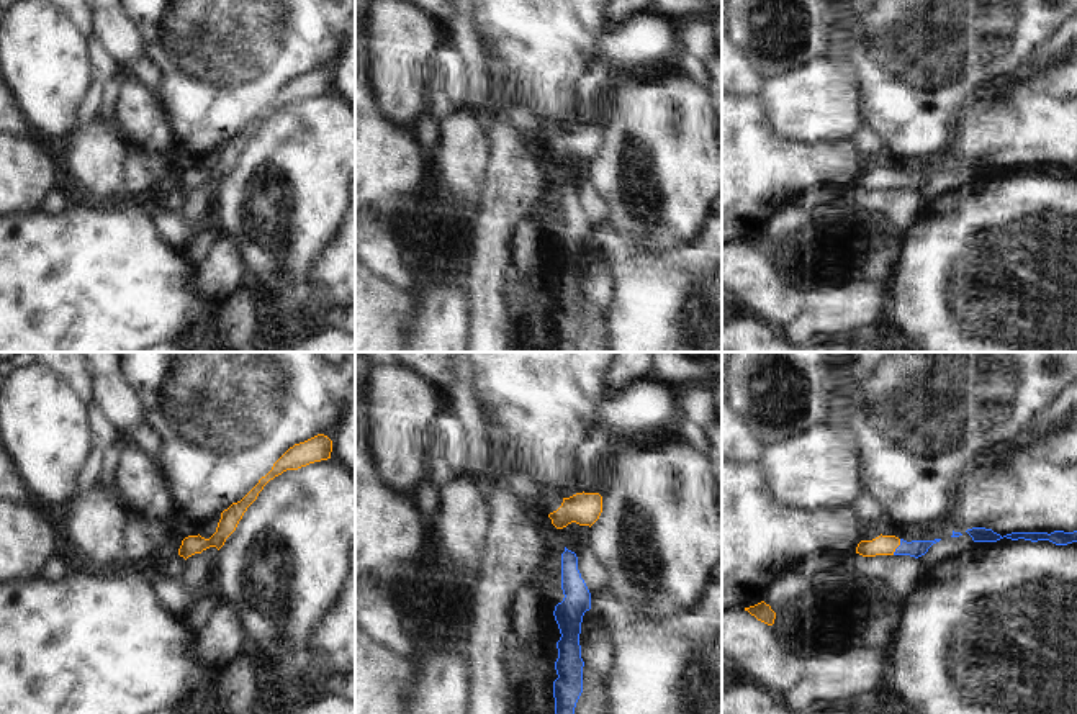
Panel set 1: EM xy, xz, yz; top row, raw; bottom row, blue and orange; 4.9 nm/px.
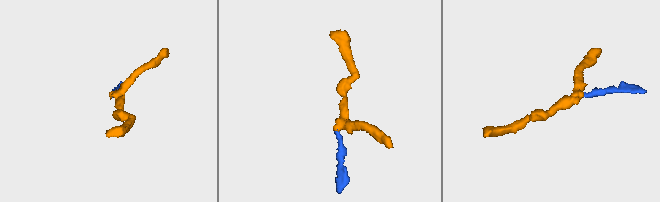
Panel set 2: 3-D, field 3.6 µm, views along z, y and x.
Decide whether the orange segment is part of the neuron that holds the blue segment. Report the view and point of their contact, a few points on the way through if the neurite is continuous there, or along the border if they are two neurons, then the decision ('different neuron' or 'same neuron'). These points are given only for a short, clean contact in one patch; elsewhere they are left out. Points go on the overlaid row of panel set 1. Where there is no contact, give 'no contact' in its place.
meets blue in yz at (897, 547); runs through yz (915, 549), (897, 547), (884, 544); same neuron

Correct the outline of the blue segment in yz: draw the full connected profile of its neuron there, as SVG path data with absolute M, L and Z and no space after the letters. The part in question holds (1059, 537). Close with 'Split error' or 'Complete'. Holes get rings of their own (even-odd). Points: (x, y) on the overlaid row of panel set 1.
M1054 531L1051 534L1048 532L1012 532L1003 537L1012 539L1012 540L1025 539L1031 542L1049 540L1056 545L1067 545L1067 544L1077 542L1077 531L1074 532Z. Complete.

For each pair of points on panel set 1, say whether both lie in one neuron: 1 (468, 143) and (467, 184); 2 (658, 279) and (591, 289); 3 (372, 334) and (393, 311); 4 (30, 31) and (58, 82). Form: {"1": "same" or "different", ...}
{"1": "same", "2": "different", "3": "same", "4": "same"}

